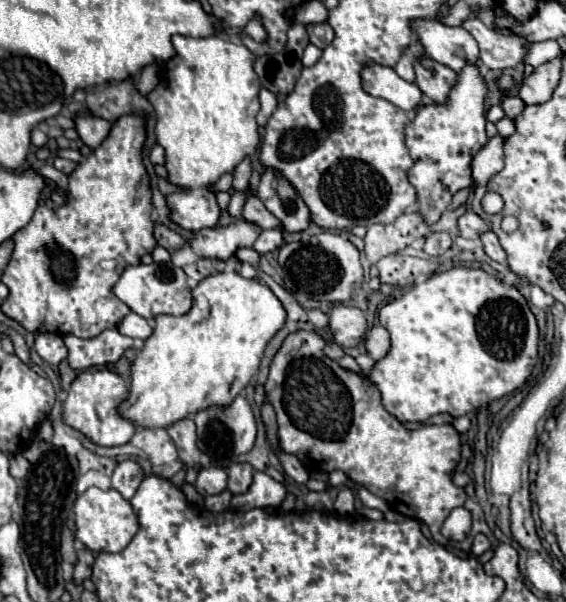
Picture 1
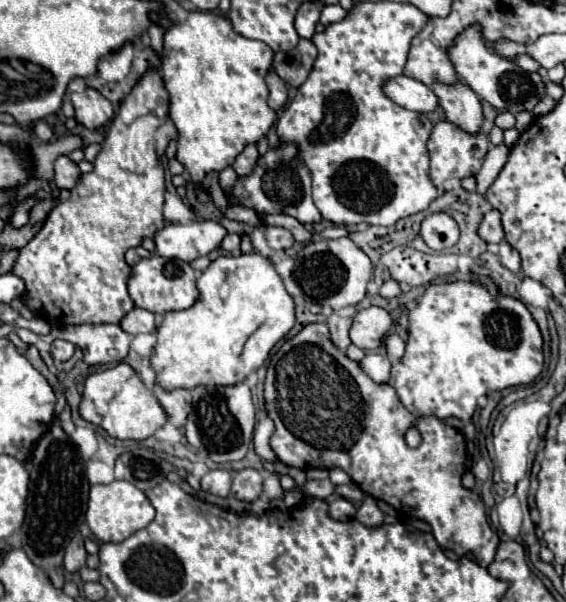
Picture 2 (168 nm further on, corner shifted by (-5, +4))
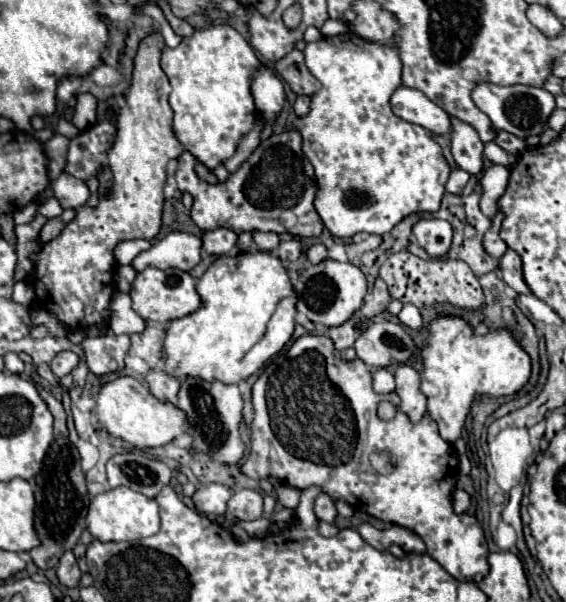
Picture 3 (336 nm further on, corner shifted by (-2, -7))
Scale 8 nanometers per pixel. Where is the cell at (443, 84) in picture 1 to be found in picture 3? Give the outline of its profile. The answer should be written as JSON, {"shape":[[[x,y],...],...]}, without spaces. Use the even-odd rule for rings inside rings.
{"shape":[[[452,118],[452,156],[456,164],[468,174],[482,174],[484,170],[484,144],[476,130],[456,118]]]}

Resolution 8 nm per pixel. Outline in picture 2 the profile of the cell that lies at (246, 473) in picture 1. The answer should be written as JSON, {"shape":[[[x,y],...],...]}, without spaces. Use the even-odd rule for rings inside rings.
{"shape":[[[241,469],[233,473],[231,493],[241,501],[255,501],[263,491],[263,473],[255,469]]]}

